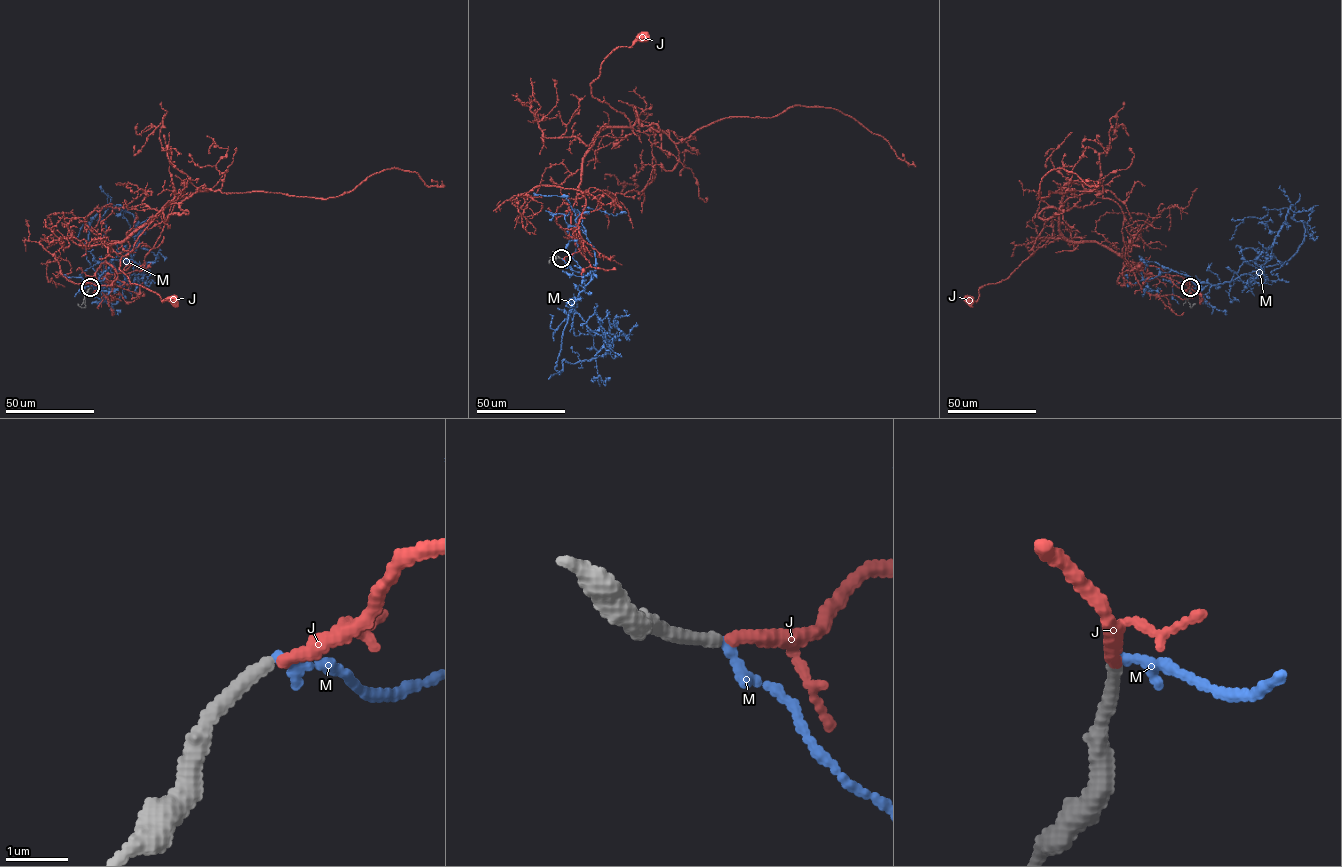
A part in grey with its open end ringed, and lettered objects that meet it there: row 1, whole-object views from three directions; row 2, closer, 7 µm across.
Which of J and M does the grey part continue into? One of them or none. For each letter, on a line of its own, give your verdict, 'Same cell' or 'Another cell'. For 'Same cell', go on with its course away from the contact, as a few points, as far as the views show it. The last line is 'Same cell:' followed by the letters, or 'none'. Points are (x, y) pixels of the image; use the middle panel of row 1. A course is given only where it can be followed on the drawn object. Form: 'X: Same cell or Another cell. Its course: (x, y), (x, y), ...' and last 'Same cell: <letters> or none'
J: Same cell. Its course: (561, 258), (581, 248), (571, 212), (584, 155), (606, 127), (631, 126), (590, 84), (610, 53), (644, 35)
M: Another cell
Same cell: J

